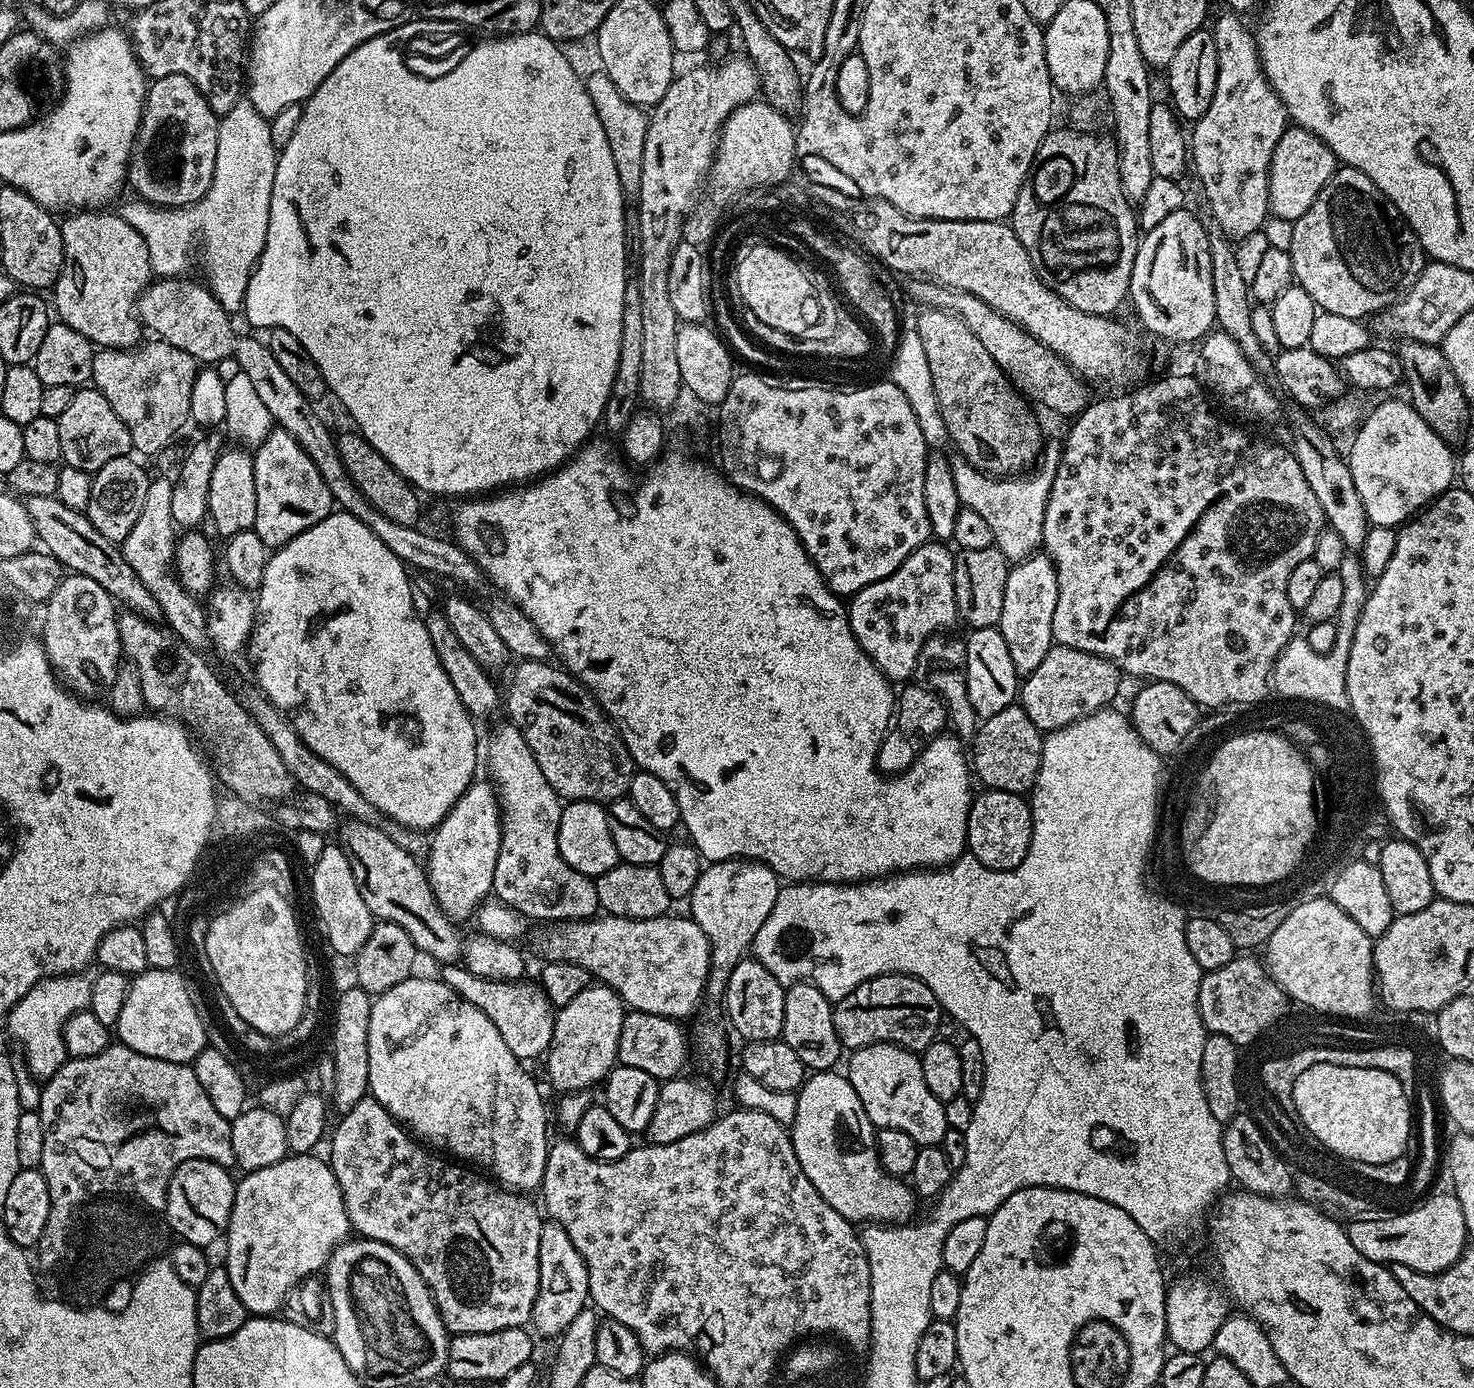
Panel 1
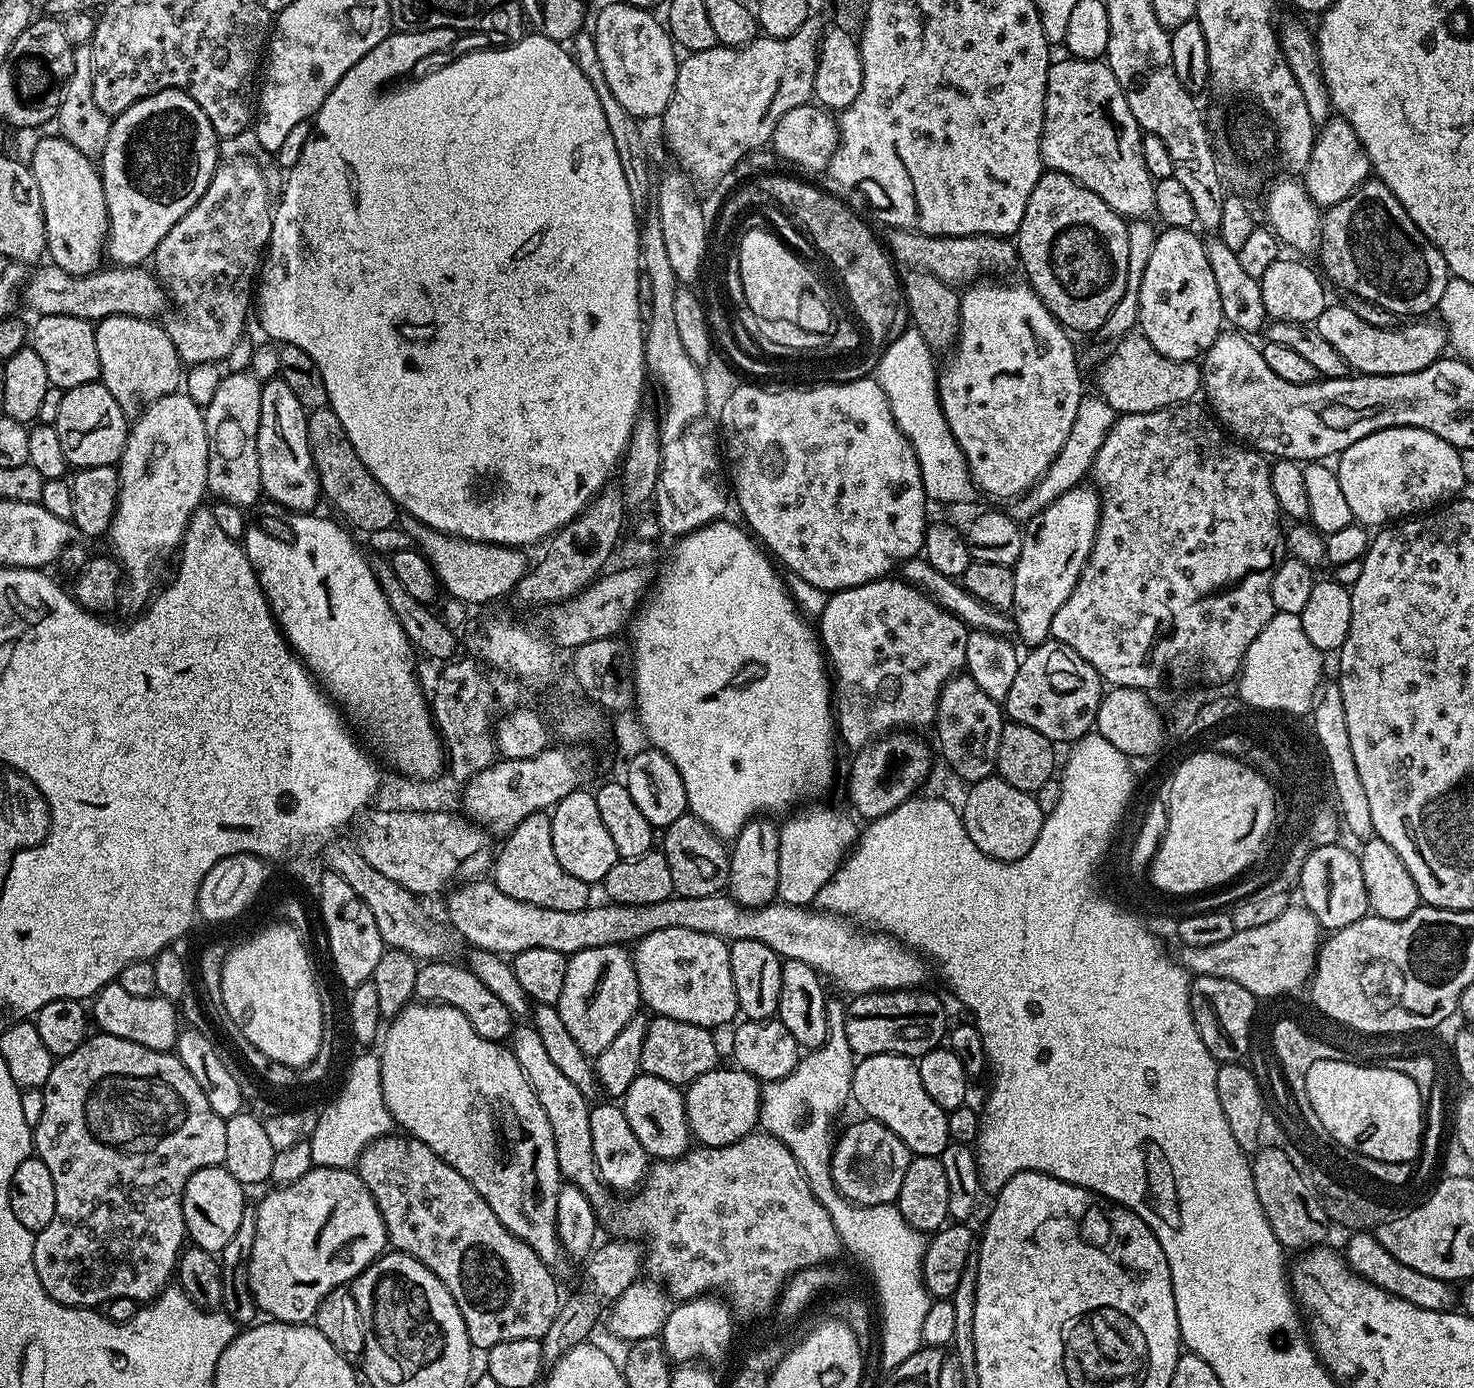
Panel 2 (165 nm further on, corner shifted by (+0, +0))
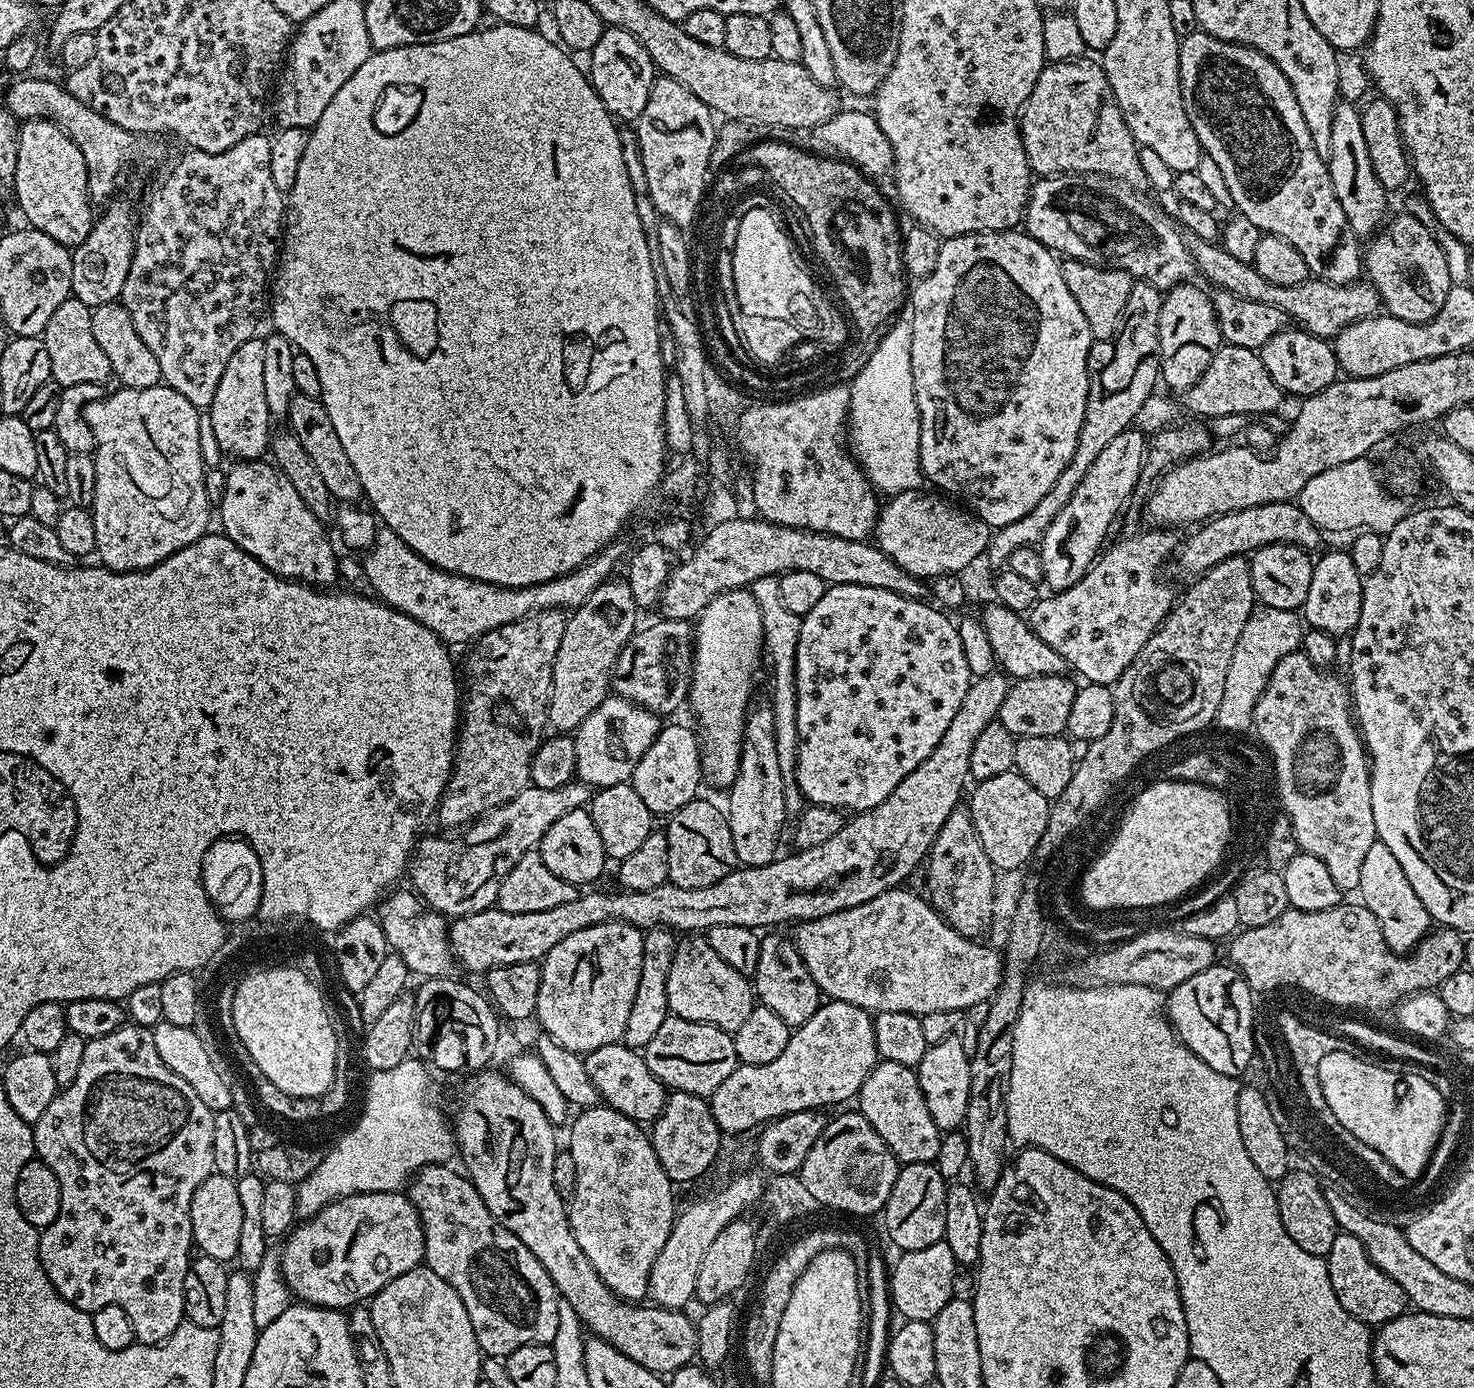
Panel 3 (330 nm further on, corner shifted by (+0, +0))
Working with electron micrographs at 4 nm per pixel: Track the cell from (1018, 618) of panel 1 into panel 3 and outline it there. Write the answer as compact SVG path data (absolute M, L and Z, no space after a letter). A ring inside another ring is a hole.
M1139 430L1118 434L1098 454L1097 461L1078 484L1070 501L1058 512L1038 545L1043 574L1049 591L1068 589L1085 576L1099 555L1110 524L1133 492L1146 464L1146 436Z

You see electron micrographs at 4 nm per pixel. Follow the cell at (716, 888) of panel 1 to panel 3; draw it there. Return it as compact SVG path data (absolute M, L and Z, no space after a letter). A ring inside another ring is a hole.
M753 707L744 718L744 738L740 745L740 765L732 787L727 789L728 804L726 815L730 826L730 838L734 838L734 854L741 865L753 868L769 864L777 859L780 848L780 835L784 832L784 819L789 819L790 813L786 808L784 790L786 779L778 766L777 747L775 745L774 714L771 707Z

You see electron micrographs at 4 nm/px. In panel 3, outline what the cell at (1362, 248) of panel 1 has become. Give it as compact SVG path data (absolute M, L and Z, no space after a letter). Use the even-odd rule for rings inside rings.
M1401 214L1391 220L1392 217L1363 249L1362 268L1367 283L1379 293L1380 303L1387 315L1406 322L1427 324L1438 310L1442 310L1453 286L1450 266L1446 266L1446 254L1442 254L1436 232L1429 225L1418 222L1418 218Z

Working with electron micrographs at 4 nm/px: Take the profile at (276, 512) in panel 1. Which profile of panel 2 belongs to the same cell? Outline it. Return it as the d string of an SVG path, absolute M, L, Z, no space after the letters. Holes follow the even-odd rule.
M275 378L263 381L261 390L261 421L258 422L258 470L260 471L260 487L263 495L271 503L289 508L291 512L311 513L316 503L321 503L320 479L314 466L314 458L310 454L310 442L306 438L308 412L298 402L298 398L290 391L290 386L282 379Z

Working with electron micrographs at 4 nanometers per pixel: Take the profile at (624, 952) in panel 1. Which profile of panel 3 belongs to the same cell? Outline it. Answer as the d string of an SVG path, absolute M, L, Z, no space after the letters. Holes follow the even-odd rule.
M688 934L677 943L666 978L668 1011L690 1022L713 1024L724 1032L735 1034L738 1026L750 1018L754 1007L754 988L749 977L743 976L730 962L714 951L707 939Z

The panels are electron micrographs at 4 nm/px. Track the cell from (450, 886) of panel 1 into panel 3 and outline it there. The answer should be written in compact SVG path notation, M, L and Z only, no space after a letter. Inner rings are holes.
M610 694L582 721L574 733L576 742L576 775L581 784L593 790L631 781L642 754L653 744L662 727L661 719L649 710L621 696Z

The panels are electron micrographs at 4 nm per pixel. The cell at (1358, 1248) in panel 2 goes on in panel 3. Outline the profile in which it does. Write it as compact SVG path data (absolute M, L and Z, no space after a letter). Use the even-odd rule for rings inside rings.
M1337 1231L1334 1246L1330 1246L1326 1259L1330 1286L1334 1286L1334 1294L1338 1302L1342 1302L1342 1310L1358 1318L1358 1322L1369 1326L1379 1326L1409 1311L1406 1290L1402 1290L1402 1286L1398 1286L1398 1282L1394 1282L1390 1274L1384 1274L1382 1270L1378 1270L1378 1266L1372 1264L1362 1242L1358 1242L1354 1234Z

